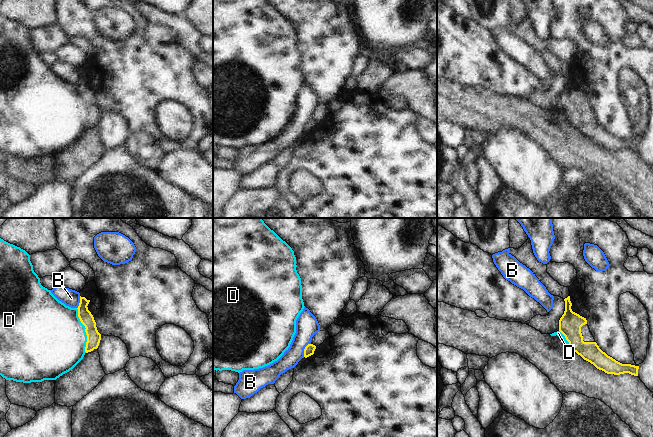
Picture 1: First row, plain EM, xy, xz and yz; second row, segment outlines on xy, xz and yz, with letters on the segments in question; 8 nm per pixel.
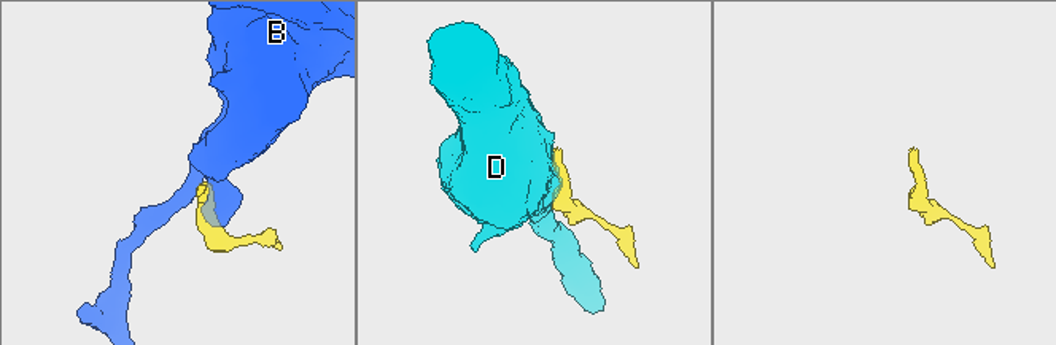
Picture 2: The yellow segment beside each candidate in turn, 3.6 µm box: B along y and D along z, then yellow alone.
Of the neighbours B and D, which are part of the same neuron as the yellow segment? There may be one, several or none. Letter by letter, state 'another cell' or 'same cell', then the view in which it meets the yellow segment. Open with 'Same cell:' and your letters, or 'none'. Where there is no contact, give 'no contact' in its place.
Same cell: none
B: another cell | xz
D: another cell | xy

